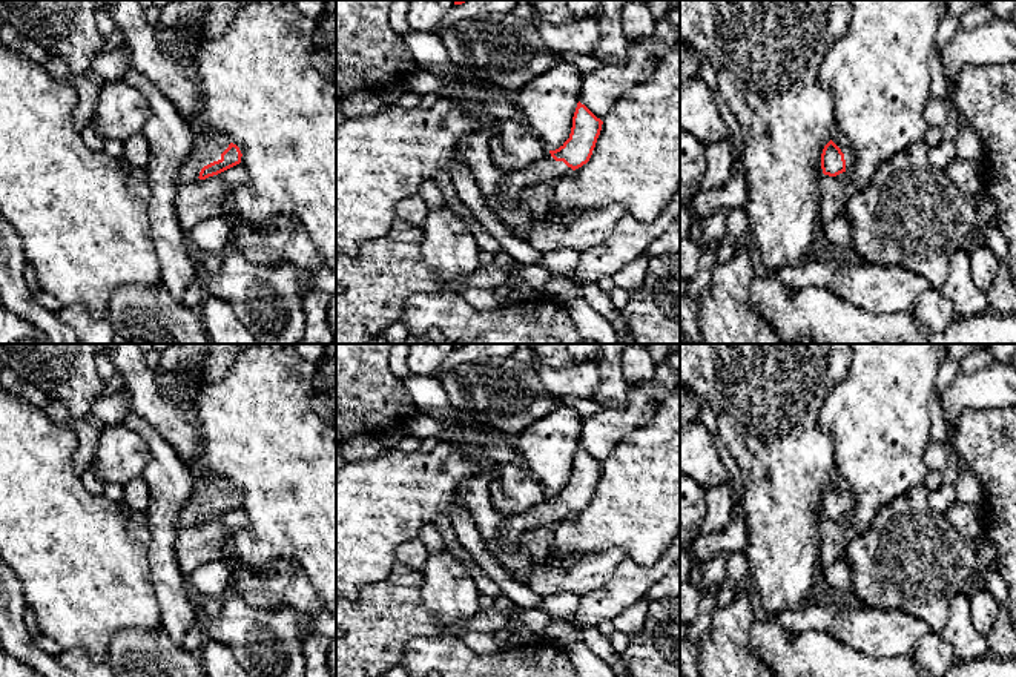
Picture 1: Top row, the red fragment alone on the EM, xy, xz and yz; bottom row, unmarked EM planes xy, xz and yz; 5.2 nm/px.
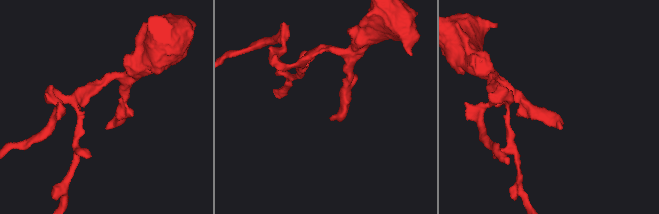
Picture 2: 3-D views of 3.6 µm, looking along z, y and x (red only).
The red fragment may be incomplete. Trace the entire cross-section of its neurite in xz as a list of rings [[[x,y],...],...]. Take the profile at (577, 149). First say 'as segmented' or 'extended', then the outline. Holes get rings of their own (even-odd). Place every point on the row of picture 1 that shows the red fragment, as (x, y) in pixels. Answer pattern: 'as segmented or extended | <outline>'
extended | [[[579,101],[569,138],[529,167],[505,173],[497,187],[497,195],[500,198],[520,200],[526,187],[539,183],[553,183],[586,164],[595,147],[602,124],[603,121]]]

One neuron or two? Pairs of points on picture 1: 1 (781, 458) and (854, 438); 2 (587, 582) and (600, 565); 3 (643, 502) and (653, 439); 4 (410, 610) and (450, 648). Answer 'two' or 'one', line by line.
1: two
2: one
3: one
4: two

